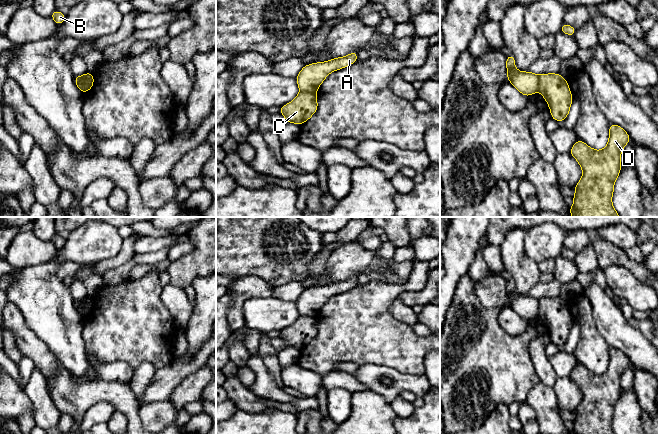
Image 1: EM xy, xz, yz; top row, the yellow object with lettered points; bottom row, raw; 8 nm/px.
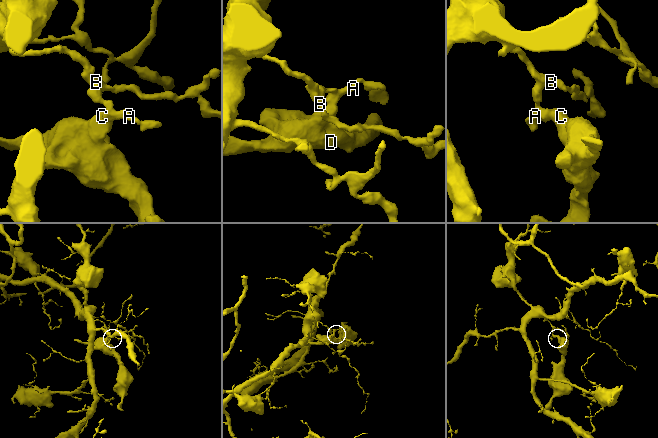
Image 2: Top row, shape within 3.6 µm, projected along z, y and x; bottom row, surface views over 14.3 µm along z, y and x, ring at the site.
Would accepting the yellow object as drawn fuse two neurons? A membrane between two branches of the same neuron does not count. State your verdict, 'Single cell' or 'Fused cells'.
Fused cells

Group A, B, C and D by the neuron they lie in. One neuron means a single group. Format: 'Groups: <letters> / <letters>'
Groups: A B / C D

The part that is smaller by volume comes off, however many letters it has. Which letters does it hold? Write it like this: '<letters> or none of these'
C, D

